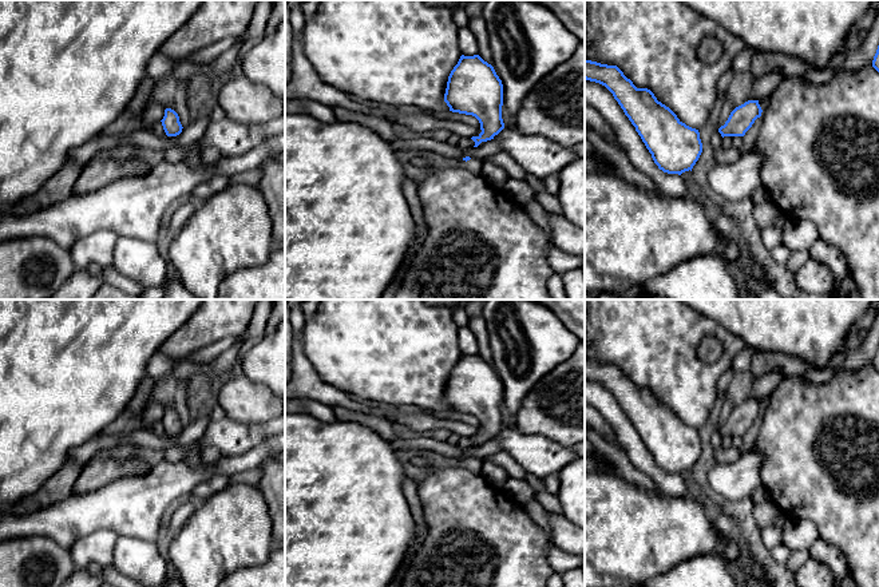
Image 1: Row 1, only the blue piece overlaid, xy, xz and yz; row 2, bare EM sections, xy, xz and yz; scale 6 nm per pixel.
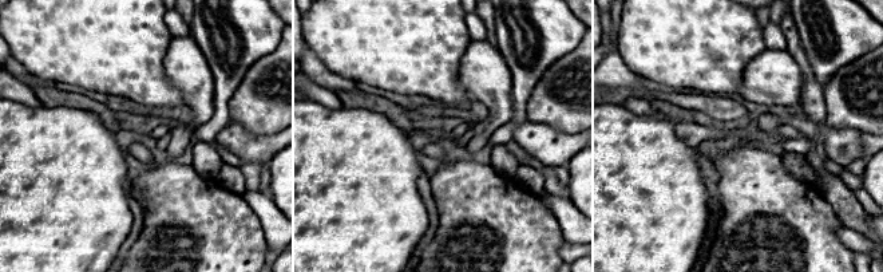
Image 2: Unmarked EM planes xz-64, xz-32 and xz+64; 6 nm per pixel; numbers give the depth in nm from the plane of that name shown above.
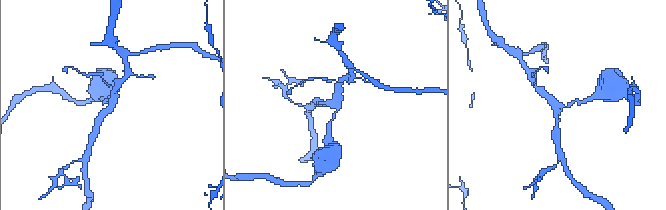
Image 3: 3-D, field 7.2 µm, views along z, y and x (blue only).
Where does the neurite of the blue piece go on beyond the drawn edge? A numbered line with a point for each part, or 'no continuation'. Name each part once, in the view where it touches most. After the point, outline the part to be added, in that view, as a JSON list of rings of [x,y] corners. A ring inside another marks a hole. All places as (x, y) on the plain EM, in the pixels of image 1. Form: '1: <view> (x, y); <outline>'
no continuation

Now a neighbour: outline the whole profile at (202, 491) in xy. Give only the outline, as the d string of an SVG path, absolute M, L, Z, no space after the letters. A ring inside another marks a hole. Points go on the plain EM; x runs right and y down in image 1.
M215 475L202 483L199 483L191 492L194 500L202 503L214 493L222 491L230 484L230 477L223 475Z

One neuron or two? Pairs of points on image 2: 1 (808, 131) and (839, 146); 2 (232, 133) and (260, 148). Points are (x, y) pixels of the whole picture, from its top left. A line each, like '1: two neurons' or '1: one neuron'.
1: one neuron
2: one neuron

